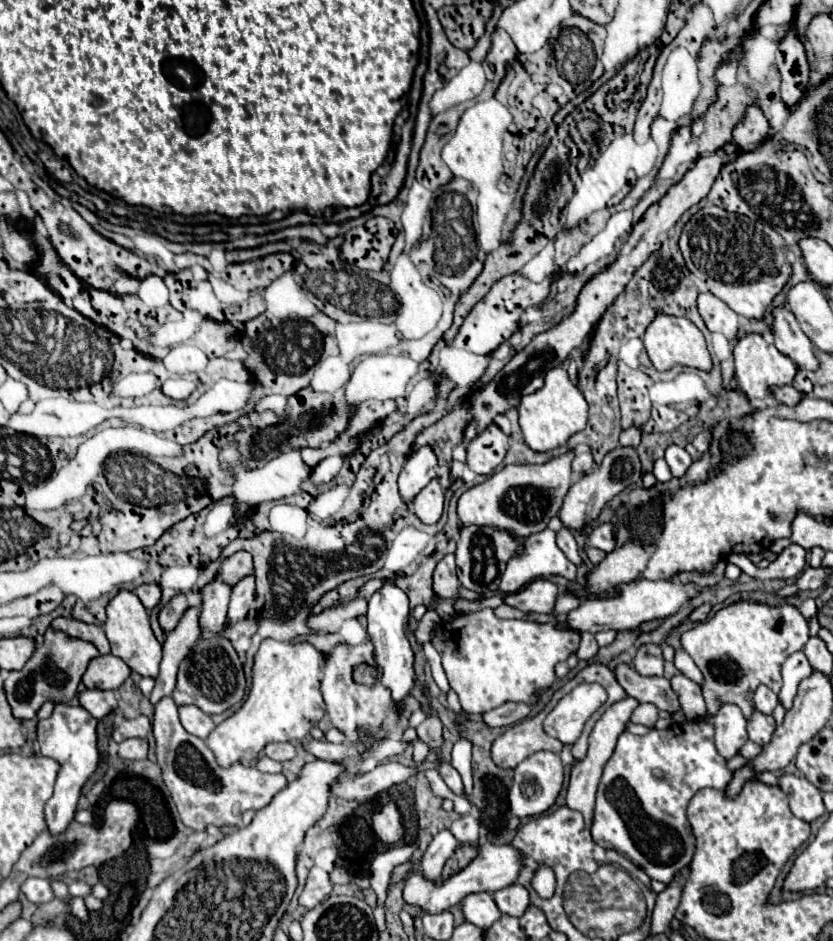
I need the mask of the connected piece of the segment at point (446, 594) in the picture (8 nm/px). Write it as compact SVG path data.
M447 554L435 568L433 574L433 590L441 600L457 600L459 594L459 580L457 580L457 570L455 570L455 556Z

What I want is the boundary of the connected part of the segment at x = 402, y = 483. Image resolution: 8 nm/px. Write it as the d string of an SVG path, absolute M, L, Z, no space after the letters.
M429 446L407 456L407 462L399 474L399 494L405 504L413 502L413 498L437 476L435 466L437 458Z

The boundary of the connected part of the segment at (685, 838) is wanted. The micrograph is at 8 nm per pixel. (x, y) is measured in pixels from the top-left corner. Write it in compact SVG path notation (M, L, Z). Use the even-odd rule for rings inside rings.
M707 718L699 722L671 724L669 730L651 728L649 734L645 736L635 736L625 730L617 740L615 752L605 764L605 770L599 782L595 820L591 826L593 840L603 848L623 852L651 880L659 880L665 886L669 886L675 880L675 876L691 864L695 854L695 836L687 820L689 800L701 788L723 790L733 778L733 772L727 768L727 762L715 748L713 734L715 734L715 728Z

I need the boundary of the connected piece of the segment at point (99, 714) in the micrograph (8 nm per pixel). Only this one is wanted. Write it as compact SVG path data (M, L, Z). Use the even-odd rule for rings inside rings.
M85 690L79 694L81 706L97 720L107 718L111 712L117 710L117 698L115 692L109 690Z

